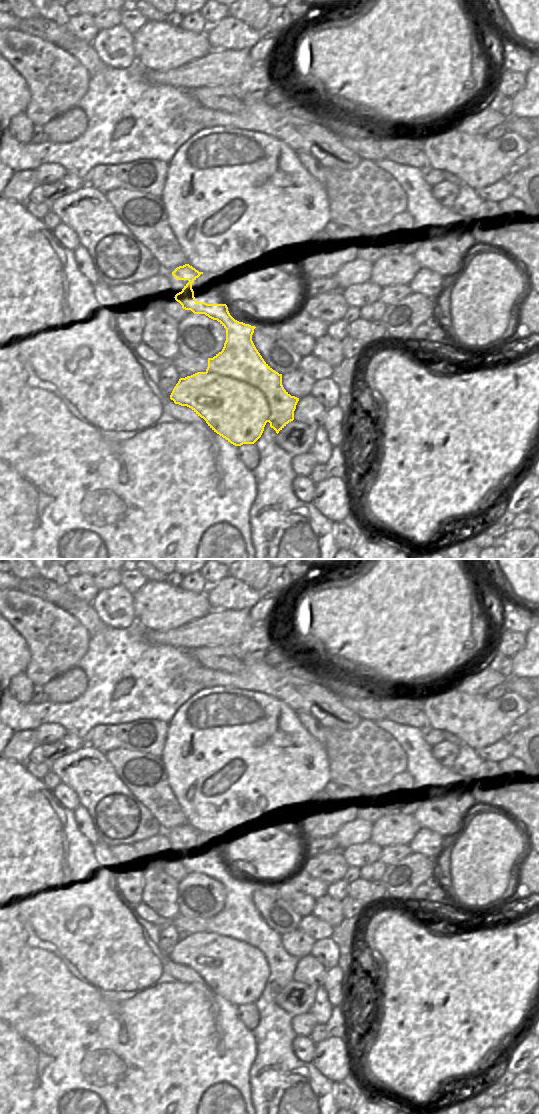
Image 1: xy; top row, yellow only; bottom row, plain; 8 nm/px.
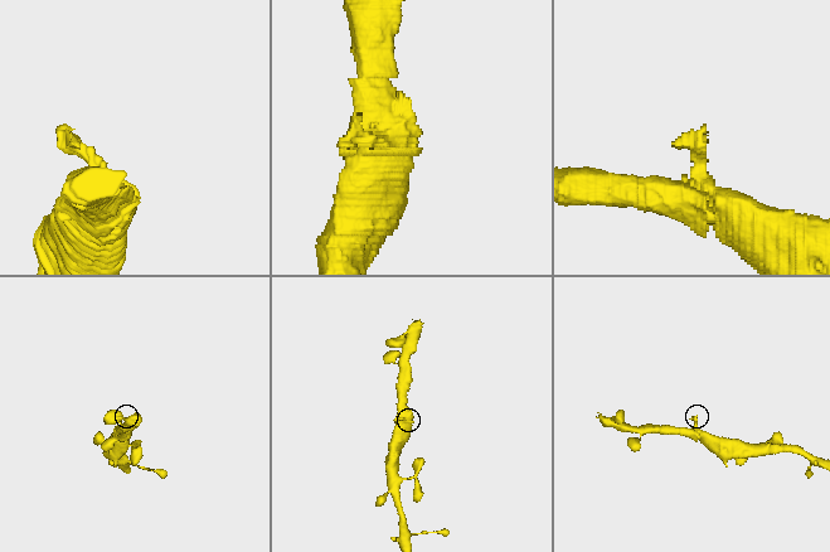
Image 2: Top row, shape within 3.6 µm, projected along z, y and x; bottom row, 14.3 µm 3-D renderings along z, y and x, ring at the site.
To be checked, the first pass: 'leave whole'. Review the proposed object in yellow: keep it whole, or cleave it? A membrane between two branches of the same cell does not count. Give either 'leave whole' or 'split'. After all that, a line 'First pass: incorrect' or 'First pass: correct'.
split
First pass: incorrect

